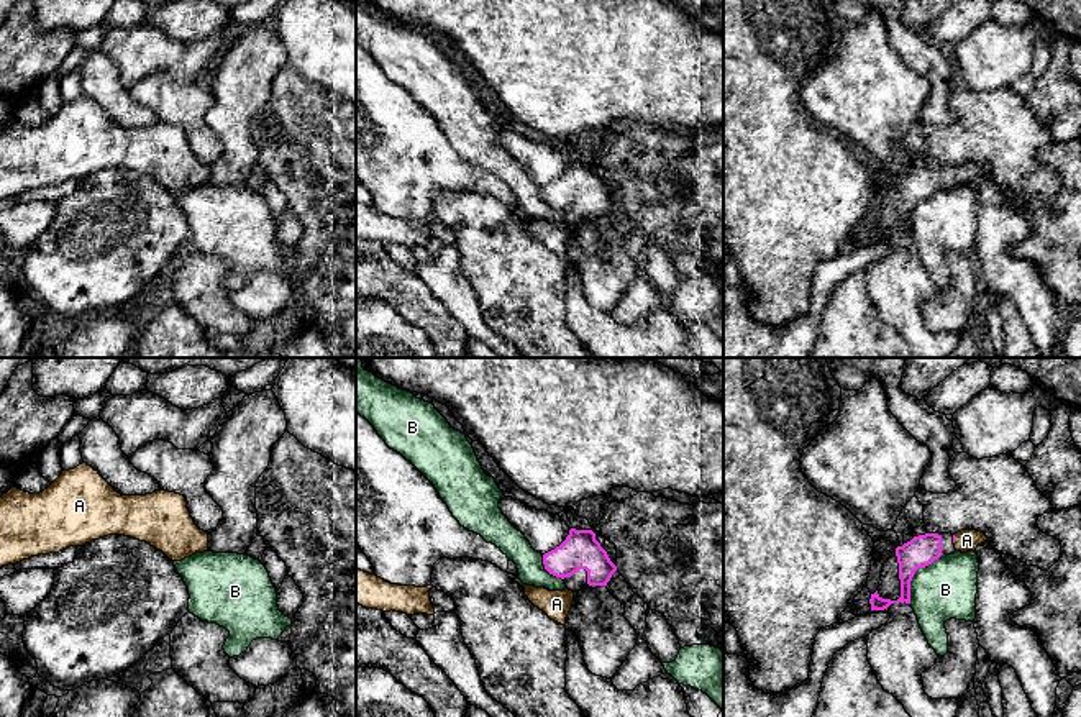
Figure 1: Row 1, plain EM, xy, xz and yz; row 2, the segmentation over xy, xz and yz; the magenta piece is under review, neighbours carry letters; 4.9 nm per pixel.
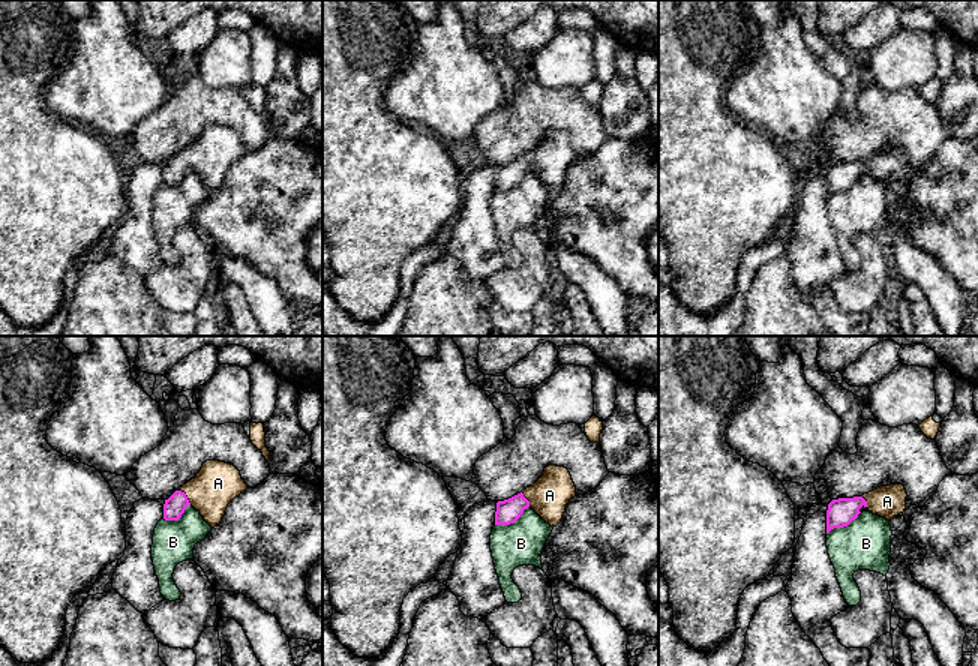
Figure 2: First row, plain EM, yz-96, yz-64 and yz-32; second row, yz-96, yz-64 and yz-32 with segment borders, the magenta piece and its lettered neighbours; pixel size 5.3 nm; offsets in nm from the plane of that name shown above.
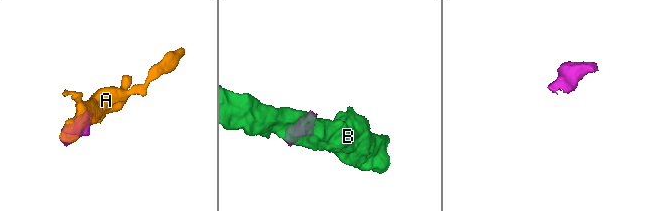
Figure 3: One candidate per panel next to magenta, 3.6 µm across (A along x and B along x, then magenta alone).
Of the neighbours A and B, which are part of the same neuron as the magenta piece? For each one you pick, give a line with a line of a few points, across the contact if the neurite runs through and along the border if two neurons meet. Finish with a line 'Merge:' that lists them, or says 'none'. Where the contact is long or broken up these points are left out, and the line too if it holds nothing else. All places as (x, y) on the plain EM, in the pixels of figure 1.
A: line yz (953, 168), (953, 171), (966, 173)
Merge: A

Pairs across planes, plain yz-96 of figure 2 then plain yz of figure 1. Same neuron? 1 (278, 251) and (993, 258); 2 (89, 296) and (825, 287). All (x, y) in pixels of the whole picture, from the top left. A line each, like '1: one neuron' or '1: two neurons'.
1: two neurons
2: two neurons

